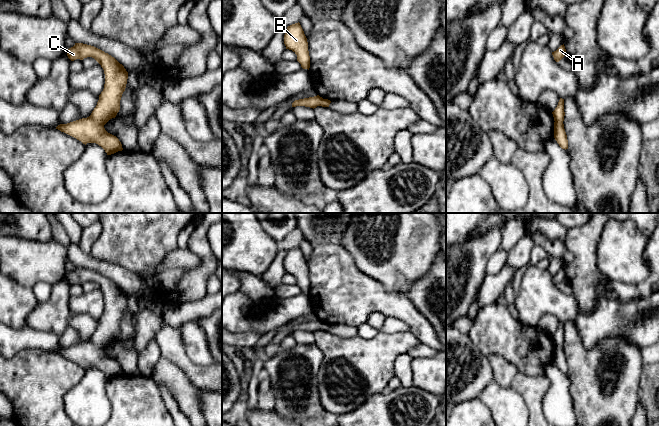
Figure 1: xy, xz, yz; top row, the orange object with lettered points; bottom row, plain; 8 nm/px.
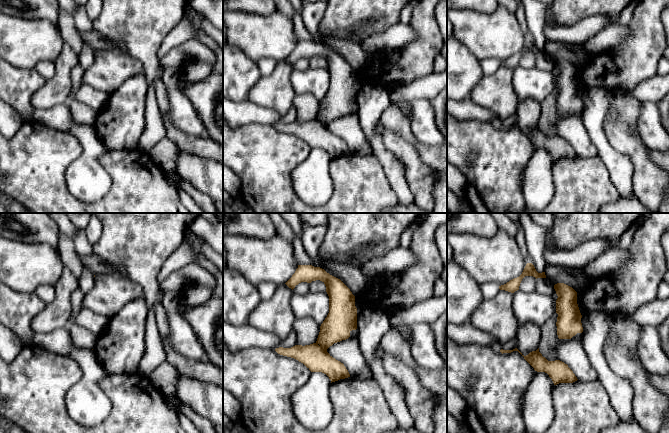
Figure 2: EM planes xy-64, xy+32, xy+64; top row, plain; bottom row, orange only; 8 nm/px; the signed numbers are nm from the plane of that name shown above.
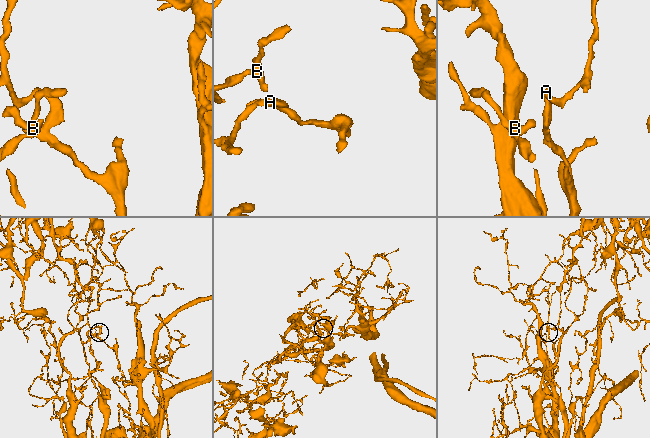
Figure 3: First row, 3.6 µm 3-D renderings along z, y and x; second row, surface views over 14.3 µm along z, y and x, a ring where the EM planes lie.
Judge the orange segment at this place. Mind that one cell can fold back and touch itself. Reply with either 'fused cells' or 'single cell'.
fused cells

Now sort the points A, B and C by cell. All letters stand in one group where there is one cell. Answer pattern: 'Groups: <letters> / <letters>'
Groups: A C / B

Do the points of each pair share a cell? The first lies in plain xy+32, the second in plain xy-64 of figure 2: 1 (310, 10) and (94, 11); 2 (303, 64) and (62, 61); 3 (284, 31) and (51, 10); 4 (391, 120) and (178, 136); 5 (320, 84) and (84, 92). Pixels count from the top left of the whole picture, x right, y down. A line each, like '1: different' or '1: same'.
1: same
2: different
3: different
4: same
5: different

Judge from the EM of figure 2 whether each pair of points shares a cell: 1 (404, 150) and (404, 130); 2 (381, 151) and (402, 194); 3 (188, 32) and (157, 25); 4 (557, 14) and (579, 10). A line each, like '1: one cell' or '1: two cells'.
1: two cells
2: one cell
3: two cells
4: one cell

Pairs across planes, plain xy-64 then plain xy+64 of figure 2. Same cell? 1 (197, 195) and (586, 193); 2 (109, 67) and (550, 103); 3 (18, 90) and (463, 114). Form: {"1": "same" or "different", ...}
{"1": "different", "2": "different", "3": "different"}

